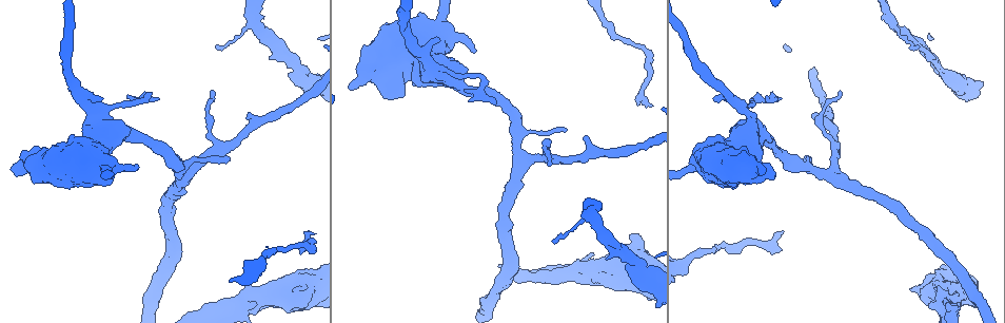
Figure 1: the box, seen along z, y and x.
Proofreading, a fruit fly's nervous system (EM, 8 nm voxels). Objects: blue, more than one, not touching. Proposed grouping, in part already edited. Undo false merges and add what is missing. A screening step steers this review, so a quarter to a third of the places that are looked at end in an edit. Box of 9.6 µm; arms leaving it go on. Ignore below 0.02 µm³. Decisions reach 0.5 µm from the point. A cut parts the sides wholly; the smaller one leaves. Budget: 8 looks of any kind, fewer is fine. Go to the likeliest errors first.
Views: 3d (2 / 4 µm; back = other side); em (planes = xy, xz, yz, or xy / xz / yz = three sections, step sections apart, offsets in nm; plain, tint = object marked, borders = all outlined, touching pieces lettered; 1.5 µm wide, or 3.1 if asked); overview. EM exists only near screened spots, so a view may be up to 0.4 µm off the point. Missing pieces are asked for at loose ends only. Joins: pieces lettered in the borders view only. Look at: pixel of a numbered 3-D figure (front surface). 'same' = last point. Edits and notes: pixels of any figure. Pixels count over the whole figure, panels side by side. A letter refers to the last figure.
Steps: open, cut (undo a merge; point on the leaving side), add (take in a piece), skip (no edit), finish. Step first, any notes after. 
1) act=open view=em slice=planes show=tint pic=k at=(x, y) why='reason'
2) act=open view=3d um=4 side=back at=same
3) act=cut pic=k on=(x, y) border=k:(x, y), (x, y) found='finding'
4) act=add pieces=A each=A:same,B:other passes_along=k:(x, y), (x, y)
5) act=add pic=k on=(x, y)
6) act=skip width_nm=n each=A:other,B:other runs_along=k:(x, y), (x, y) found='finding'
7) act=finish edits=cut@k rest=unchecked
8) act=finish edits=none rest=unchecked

act=open view=3d um=4 pic=1 at=(653, 106) why='long arm stops here'

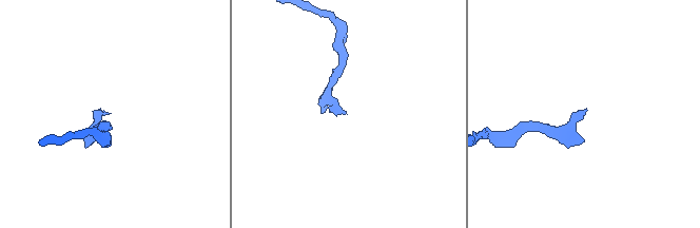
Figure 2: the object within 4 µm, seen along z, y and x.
act=open view=em slice=planes show=tint pic=2 at=(585, 112)

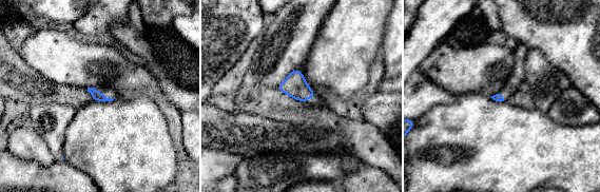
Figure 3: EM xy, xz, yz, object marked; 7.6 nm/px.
act=open view=em slice=planes show=borders at=same

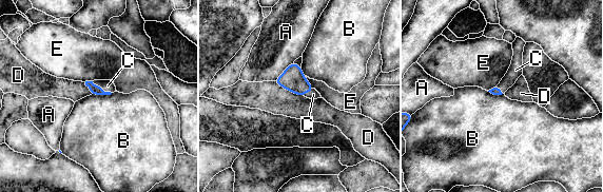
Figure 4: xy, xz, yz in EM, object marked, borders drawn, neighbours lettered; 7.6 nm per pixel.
act=add pieces=C longest_contact=D:260nm each=A:other,B:other,C:same,D:other,E:other passes_along=4:(96, 90), (100, 87), (108, 85) found='it goes on there'

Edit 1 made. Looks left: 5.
act=open view=overview

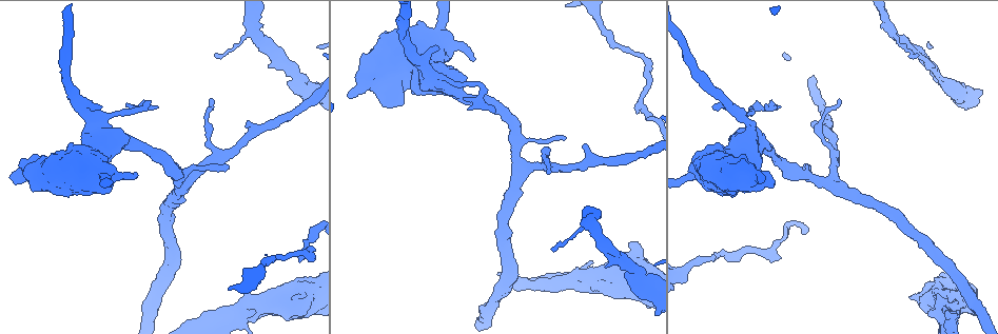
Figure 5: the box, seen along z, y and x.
act=open view=em slice=planes show=borders pic=5 at=(766, 179) why='touches itself'

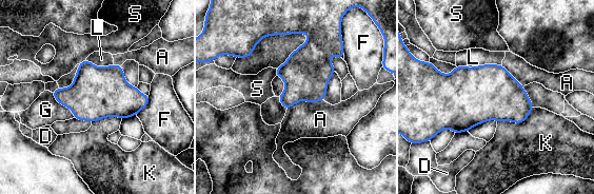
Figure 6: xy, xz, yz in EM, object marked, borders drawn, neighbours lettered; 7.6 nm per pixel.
act=skip width_nm=400 each=A:other,D:other,F:other,G:other,K:other,L:other,S:other border=6:(323, 100), (299, 100), (286, 110) found='one cell here'

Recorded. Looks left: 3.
act=open view=em um=3.1 slice=planes show=tint pic=5 at=(634, 261) why='sudden change in width'

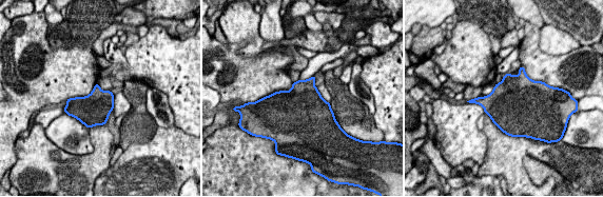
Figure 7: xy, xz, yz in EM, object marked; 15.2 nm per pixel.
act=open view=em um=3.1 slice=planes show=borders at=same why='see the neighbours'

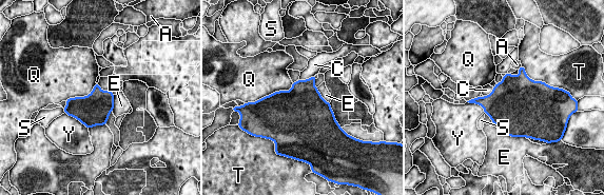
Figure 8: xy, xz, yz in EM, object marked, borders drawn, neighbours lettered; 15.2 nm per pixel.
act=skip width_nm=320 each=A:other,C:other,E:other,Q:other,S:other,T:other,Y:other border=8:(96, 83), (89, 94), (65, 100) found='continuous, no second cell'

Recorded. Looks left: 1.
act=finish edits=add@4 rest=unchecked

